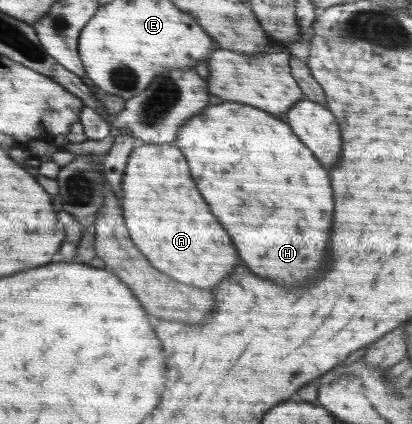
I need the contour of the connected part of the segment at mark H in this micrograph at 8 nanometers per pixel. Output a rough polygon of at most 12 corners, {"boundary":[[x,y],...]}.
{"boundary":[[222,102],[176,146],[244,264],[324,272],[328,172],[282,120]]}

